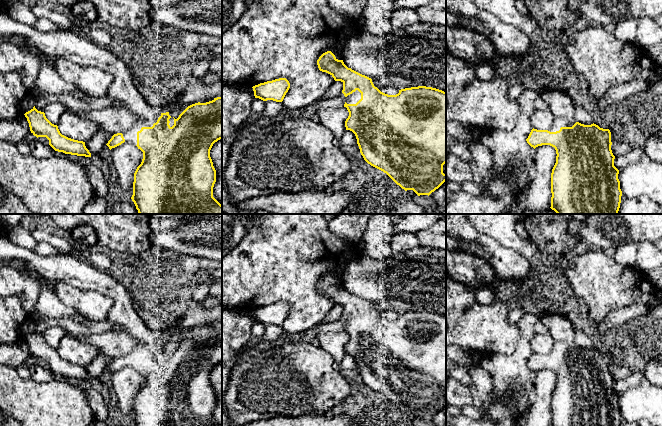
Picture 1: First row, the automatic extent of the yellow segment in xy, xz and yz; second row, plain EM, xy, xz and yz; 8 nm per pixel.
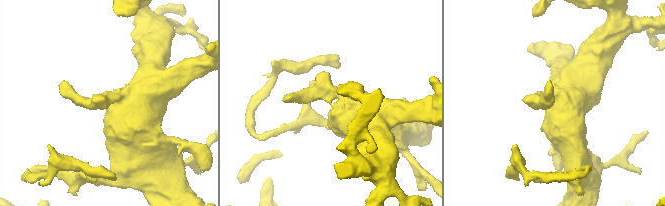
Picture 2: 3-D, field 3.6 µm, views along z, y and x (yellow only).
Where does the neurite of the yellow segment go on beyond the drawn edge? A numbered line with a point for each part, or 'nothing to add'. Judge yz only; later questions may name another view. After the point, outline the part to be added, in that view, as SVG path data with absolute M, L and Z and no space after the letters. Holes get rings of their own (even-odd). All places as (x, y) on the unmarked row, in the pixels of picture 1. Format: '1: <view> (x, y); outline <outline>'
1: yz (560, 328); outline M551 314L545 315L541 320L546 325L554 342L554 346L548 355L556 356L561 351L572 351L576 347L574 342L575 329L567 317Z

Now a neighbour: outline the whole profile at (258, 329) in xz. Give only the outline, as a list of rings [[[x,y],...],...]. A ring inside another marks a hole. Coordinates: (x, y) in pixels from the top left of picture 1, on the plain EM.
[[[254,322],[252,327],[252,337],[261,339],[264,334],[264,325],[259,322]]]

